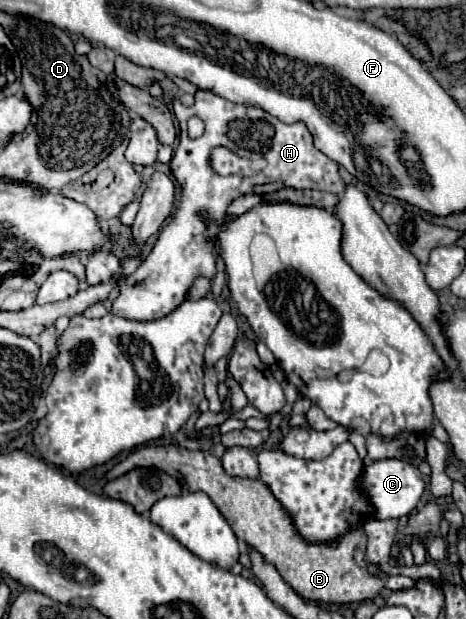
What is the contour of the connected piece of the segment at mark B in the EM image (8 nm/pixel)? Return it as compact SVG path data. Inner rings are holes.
M171 443L171 445L145 445L141 449L135 449L129 457L125 457L123 461L119 461L113 469L107 471L107 479L117 479L119 475L125 475L127 471L133 471L135 467L155 467L171 477L175 477L181 487L185 491L203 491L209 495L209 499L215 503L215 507L221 511L221 515L225 517L225 521L231 525L231 529L235 531L235 535L239 537L239 541L247 543L249 547L253 547L255 551L259 551L265 561L273 563L277 567L277 571L281 573L281 577L307 601L325 601L325 603L361 603L361 601L369 601L375 599L379 595L379 591L383 589L381 577L373 575L367 567L365 561L365 547L367 547L367 535L363 525L359 527L351 527L347 531L347 535L339 537L335 543L307 543L307 539L303 539L303 535L299 535L299 529L295 527L295 521L291 519L291 515L287 515L287 509L283 507L283 503L279 503L279 499L275 499L275 495L271 495L271 489L259 481L259 479L239 479L239 477L231 477L225 473L221 461L211 455L209 451L187 451L181 449L179 445Z

